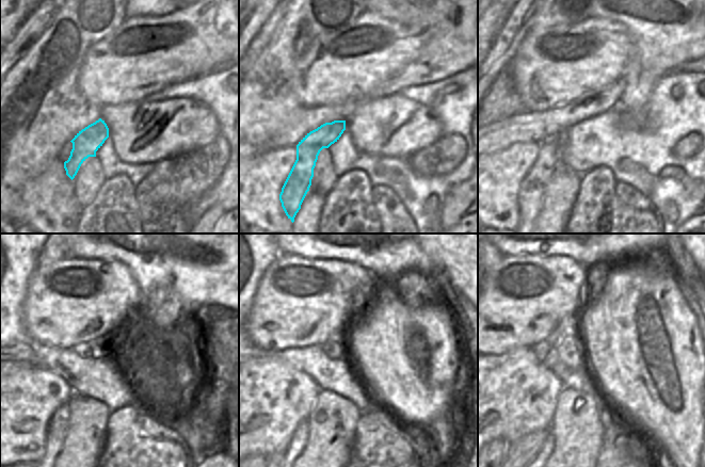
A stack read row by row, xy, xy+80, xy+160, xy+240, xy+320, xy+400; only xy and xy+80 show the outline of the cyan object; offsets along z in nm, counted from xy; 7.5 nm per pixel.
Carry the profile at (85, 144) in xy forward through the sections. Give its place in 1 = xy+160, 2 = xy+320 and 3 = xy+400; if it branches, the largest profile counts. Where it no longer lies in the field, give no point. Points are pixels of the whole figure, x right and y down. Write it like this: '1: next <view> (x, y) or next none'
1: next xy+160 (531, 191)
2: next xy+320 (297, 444)
3: next xy+400 (548, 445)

